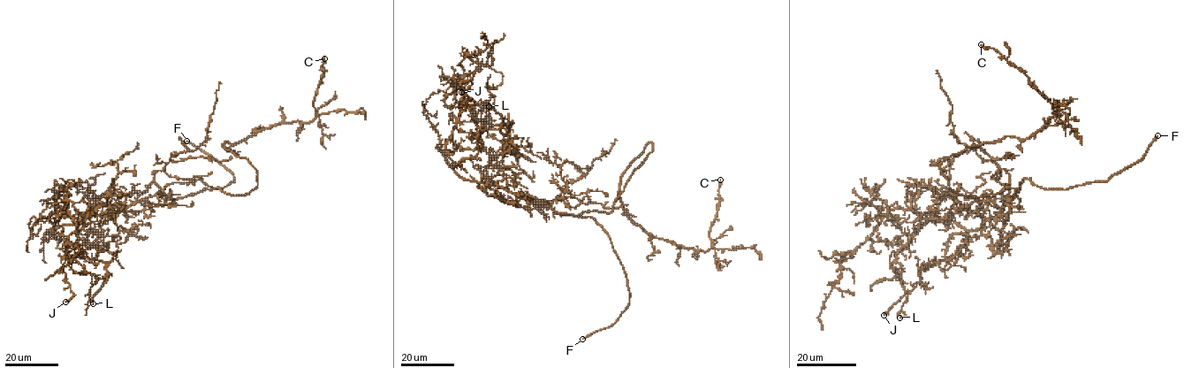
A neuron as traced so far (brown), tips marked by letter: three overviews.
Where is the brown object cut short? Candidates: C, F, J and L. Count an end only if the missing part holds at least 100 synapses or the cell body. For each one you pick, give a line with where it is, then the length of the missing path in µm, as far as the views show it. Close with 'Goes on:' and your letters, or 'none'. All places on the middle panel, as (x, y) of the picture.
F: at (582, 339); about 40 µm are missing
Goes on: F

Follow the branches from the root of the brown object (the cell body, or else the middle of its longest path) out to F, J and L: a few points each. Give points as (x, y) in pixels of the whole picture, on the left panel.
F: (201, 191), (162, 205), (140, 201), (173, 182), (201, 180), (222, 188), (233, 180), (228, 169), (186, 141)
J: (201, 191), (110, 215), (93, 207), (78, 226), (79, 252), (63, 268), (73, 294), (65, 302)
L: (201, 191), (162, 205), (134, 202), (56, 228), (59, 241), (105, 264), (107, 281), (93, 303)

